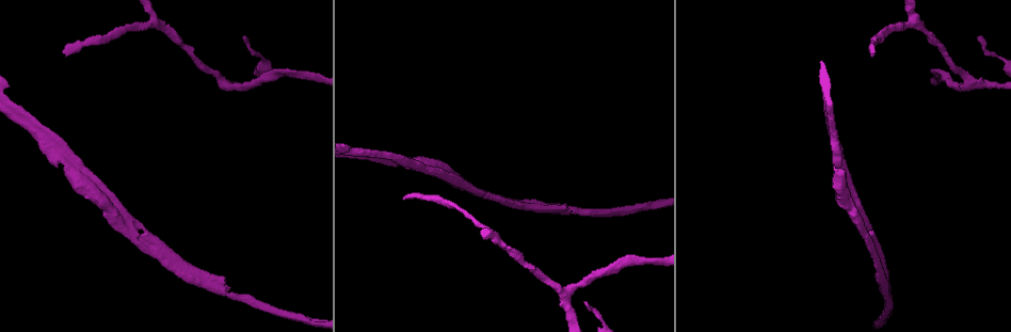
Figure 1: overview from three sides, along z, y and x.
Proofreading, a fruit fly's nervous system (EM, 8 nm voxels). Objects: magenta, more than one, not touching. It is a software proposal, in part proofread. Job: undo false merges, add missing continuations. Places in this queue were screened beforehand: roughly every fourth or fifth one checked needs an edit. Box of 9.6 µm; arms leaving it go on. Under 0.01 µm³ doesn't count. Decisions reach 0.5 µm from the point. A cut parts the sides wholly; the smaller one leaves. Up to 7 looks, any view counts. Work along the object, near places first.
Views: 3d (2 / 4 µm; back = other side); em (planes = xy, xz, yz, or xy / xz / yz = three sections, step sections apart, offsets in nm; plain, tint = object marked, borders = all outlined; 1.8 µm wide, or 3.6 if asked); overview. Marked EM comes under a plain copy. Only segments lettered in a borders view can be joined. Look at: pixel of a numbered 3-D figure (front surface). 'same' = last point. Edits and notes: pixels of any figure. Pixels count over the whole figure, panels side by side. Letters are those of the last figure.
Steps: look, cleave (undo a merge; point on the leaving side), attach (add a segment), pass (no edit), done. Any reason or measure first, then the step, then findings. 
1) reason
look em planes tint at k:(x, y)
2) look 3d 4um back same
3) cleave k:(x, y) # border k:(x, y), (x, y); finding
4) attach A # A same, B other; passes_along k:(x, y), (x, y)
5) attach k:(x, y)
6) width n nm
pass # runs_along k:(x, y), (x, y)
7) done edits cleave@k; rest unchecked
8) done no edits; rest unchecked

free end
look em xz step 8 tint at 1:(64, 52)

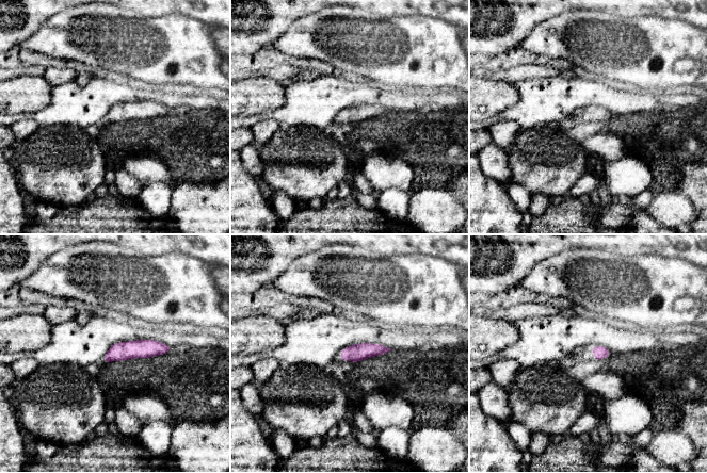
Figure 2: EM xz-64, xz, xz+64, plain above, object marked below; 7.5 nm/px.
another direction
look em planes borders same

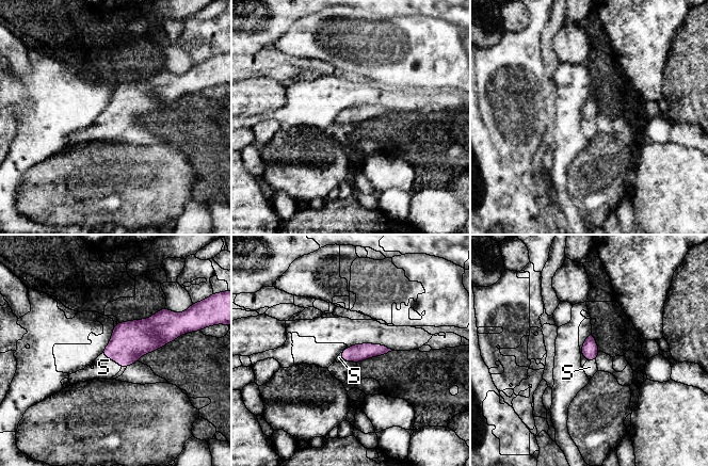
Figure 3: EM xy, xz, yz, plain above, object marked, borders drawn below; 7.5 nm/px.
attach S # S same; passes_along 3:(130, 340), (111, 358), (103, 367); it goes on there

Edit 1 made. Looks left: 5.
branch point
look 3d 4um at 1:(64, 150)

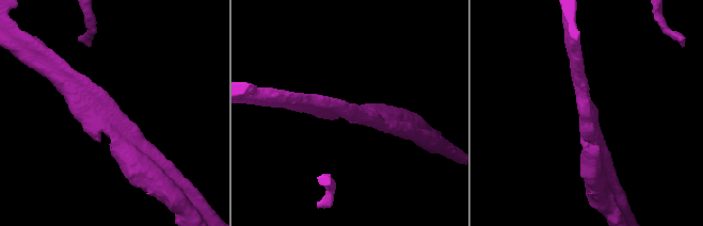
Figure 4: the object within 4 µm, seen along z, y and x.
look em planes borders at 4:(590, 113)

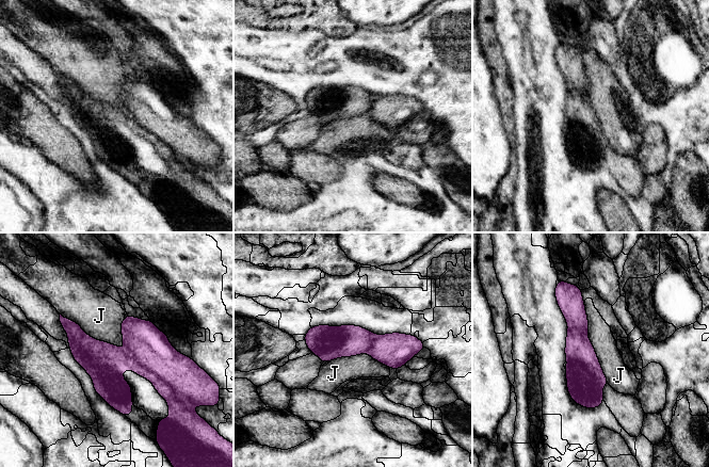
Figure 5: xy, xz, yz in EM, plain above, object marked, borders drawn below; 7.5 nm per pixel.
cleave 5:(144, 341) # J other; border 5:(127, 351), (161, 379), (175, 395); a second neuron is stuck on

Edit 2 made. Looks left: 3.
redraw
look overview

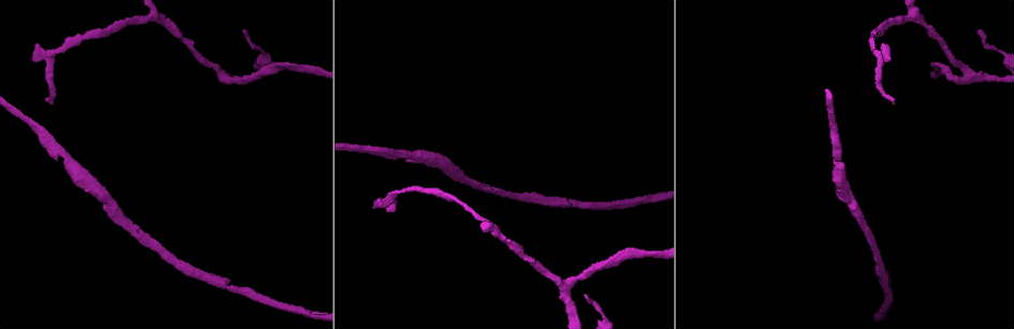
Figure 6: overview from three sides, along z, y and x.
free end
look 3d 4um at 6:(387, 212)

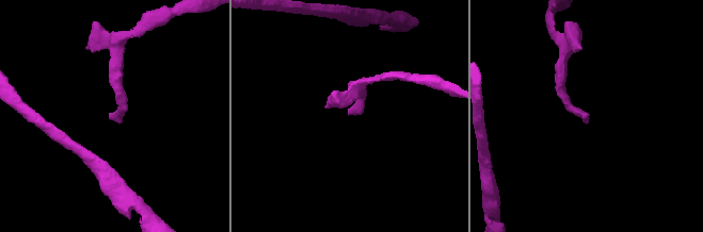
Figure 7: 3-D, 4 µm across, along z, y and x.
now the EM
look em 3.6um yz step 8 borders at 7:(348, 112)

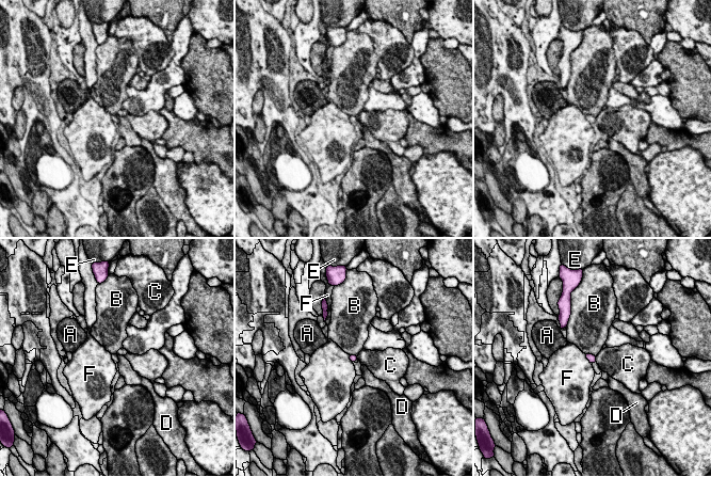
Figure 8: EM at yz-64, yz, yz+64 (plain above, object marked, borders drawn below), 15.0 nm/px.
pass # A other, B other, C other, D other, E other, F other; border 8:(585, 353), (592, 353), (595, 356); none of them fits

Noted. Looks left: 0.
done edits attach@3, cleave@5; rest unchecked

